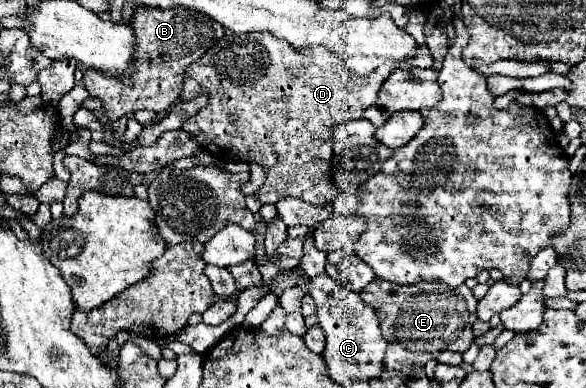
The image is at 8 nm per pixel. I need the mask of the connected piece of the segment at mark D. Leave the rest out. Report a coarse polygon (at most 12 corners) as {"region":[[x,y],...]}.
{"region":[[226,33],[184,79],[182,129],[260,163],[260,203],[334,203],[334,127],[386,77],[326,47]]}

